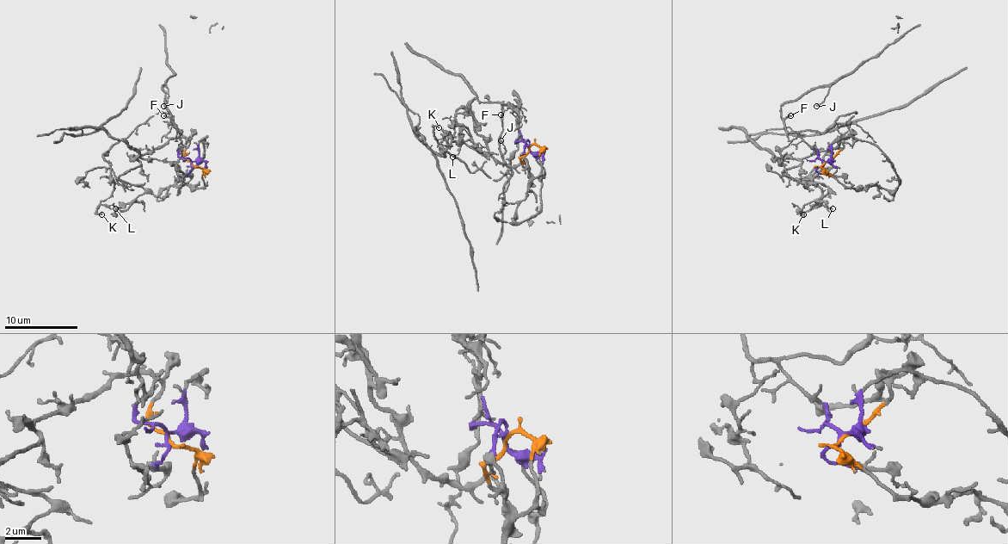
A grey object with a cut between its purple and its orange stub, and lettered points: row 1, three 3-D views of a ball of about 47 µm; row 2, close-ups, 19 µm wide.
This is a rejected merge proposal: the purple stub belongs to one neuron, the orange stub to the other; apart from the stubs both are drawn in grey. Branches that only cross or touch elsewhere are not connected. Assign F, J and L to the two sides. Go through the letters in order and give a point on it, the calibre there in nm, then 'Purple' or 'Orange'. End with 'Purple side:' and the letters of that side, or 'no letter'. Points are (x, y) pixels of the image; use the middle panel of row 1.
F: Place: (500, 114). Thickness 140 nm. Purple
J: Place: (500, 140). Thickness 120 nm. Purple
L: Place: (452, 157). Thickness 130 nm. Orange
Purple side: F, J

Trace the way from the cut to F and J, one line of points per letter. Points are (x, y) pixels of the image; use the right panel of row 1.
F: (824, 164), (816, 151), (795, 132), (785, 128), (783, 120), (790, 115)
J: (824, 164), (800, 137), (785, 128), (782, 119), (783, 104), (827, 86), (829, 93), (816, 106)

